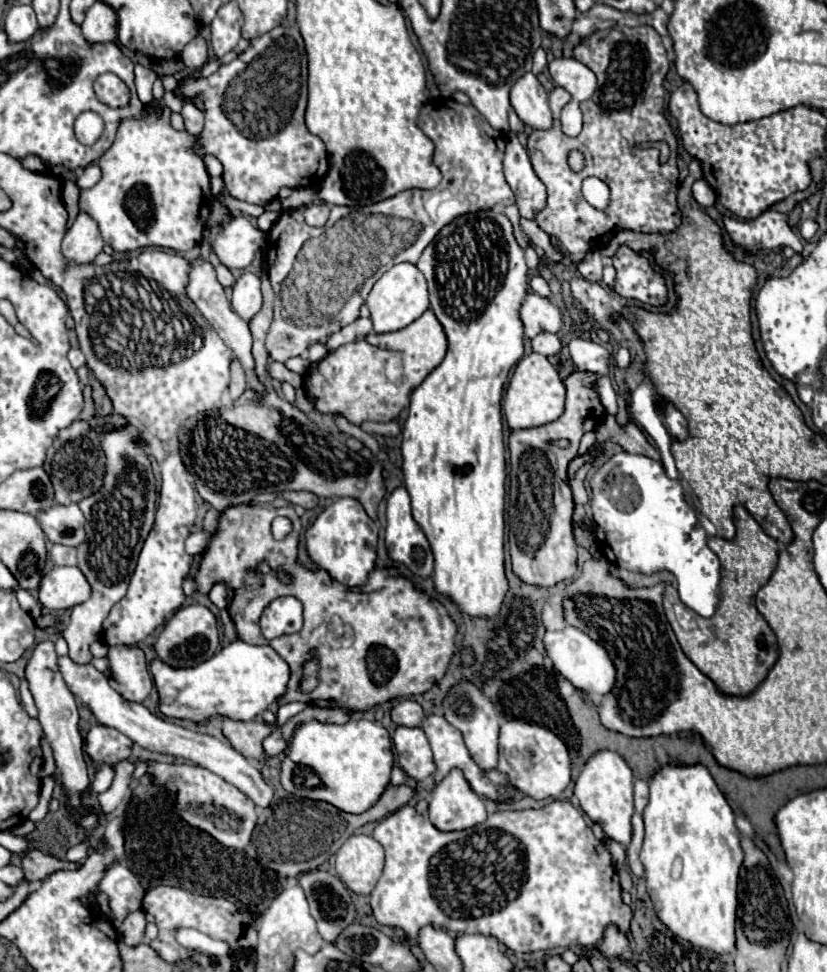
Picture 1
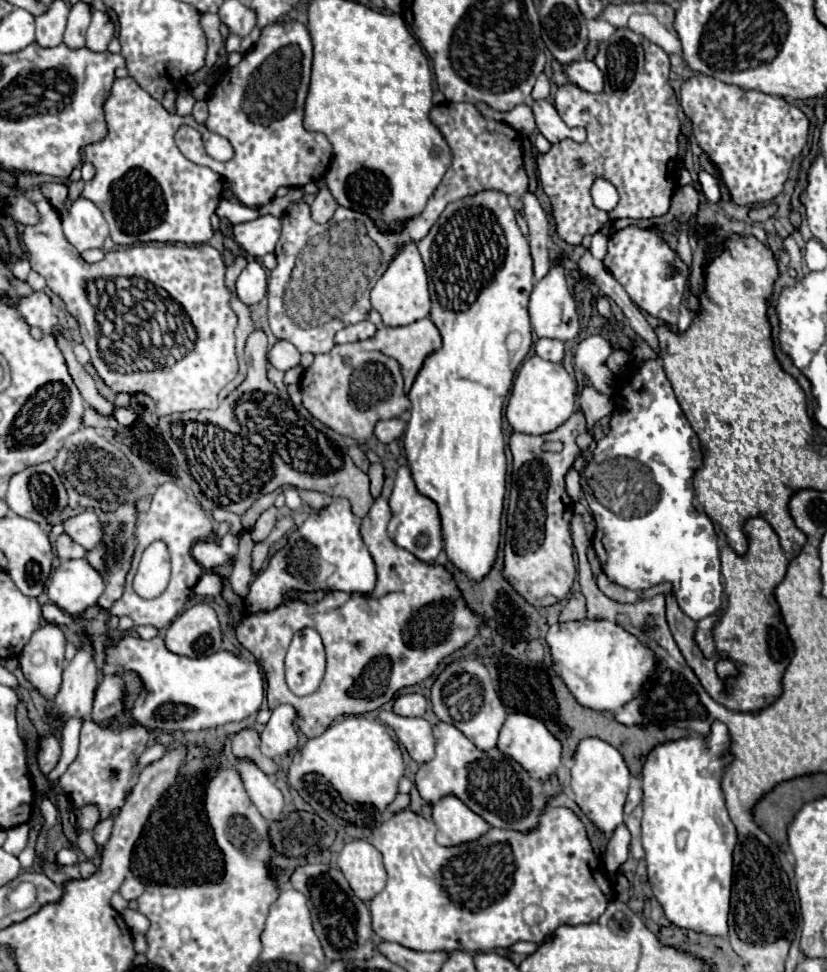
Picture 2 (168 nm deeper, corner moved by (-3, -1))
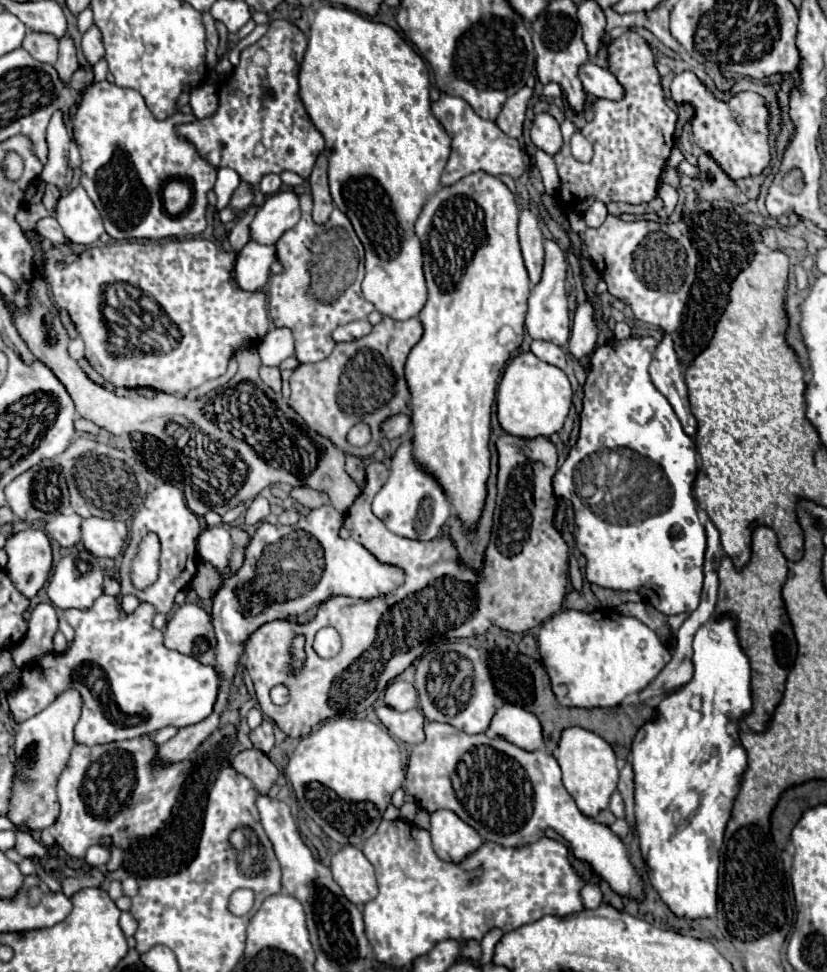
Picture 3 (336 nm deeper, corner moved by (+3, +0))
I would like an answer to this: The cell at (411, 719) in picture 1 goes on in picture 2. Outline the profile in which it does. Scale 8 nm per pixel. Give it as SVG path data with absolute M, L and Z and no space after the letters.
M422 694L398 696L396 702L394 702L394 714L408 716L408 718L424 716L426 714L426 698Z

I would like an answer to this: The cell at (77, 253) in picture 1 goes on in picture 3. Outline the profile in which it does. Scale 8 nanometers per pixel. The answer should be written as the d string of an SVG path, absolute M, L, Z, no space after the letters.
M80 185L58 201L56 213L66 237L76 245L92 245L104 233L100 213Z

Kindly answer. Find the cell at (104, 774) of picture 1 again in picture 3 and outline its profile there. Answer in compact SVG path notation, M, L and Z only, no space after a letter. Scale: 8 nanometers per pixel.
M94 845L94 847L90 847L88 853L86 853L86 863L88 863L90 867L101 869L106 865L108 857L110 857L110 853L106 853L104 847Z

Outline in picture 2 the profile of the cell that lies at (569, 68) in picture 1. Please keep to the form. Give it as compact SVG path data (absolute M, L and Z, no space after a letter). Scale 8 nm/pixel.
M592 60L572 62L564 66L564 74L570 84L576 84L578 88L586 92L600 92L604 88L604 76Z

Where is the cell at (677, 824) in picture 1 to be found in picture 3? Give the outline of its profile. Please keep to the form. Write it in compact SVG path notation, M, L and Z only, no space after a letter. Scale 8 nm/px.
M718 615L712 617L708 623L704 623L696 635L694 635L694 643L692 643L694 655L692 655L692 663L694 663L694 675L688 683L680 685L676 691L672 691L670 695L664 695L662 701L658 703L658 717L644 723L634 741L632 741L632 767L634 767L634 797L636 797L636 829L638 829L638 839L640 839L640 849L642 855L650 867L650 883L654 883L654 889L658 891L658 895L662 897L662 901L678 915L678 917L686 917L686 919L698 919L698 917L714 917L716 913L716 887L718 887L718 853L720 853L720 845L722 845L722 837L724 837L724 829L726 823L730 819L730 811L734 805L734 797L740 791L740 781L742 775L748 767L746 763L746 751L738 739L738 751L736 751L736 731L740 731L740 721L752 711L752 693L750 693L750 661L746 657L746 653L740 647L738 641L738 633L736 633L736 621L730 615Z

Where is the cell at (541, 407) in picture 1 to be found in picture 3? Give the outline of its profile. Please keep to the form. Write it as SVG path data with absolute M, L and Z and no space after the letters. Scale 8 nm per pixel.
M532 351L518 353L502 373L496 393L496 407L498 423L506 433L524 439L550 437L564 427L572 407L570 381L562 369L540 361Z

